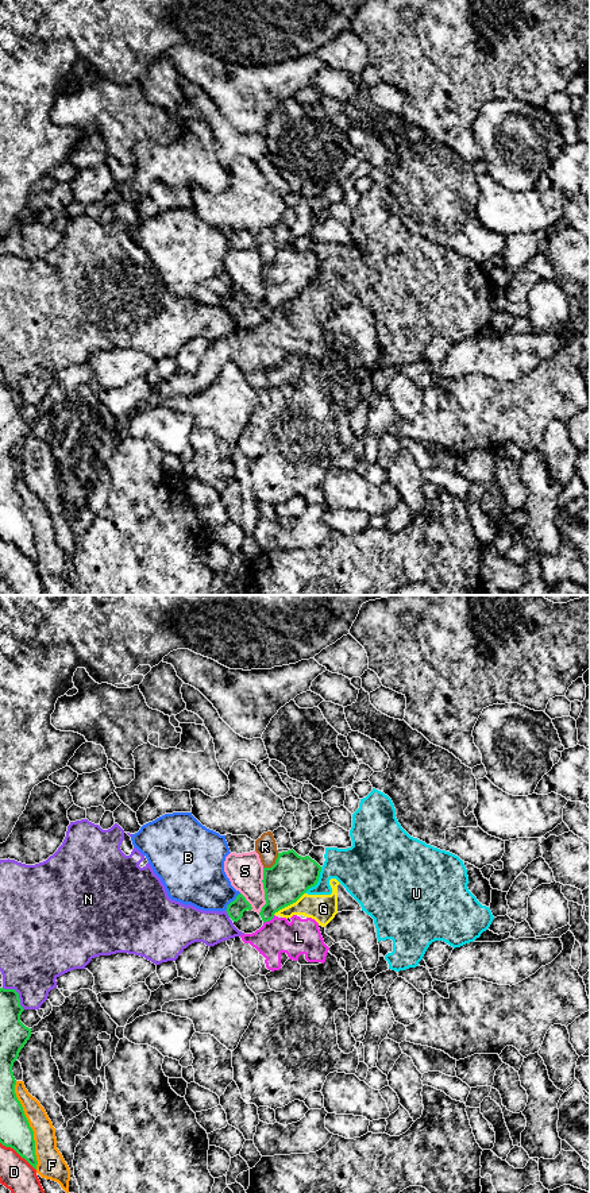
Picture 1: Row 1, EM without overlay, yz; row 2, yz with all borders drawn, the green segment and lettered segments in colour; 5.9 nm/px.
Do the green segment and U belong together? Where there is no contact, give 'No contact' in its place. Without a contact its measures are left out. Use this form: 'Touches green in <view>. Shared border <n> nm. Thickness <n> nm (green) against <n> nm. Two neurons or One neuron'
Touches green in yz. Shared border 190 nm. Thickness 260 nm (green) against 280 nm. Two neurons

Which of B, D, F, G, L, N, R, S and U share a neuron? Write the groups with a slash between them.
B / D / F / G L U / N / R / S

